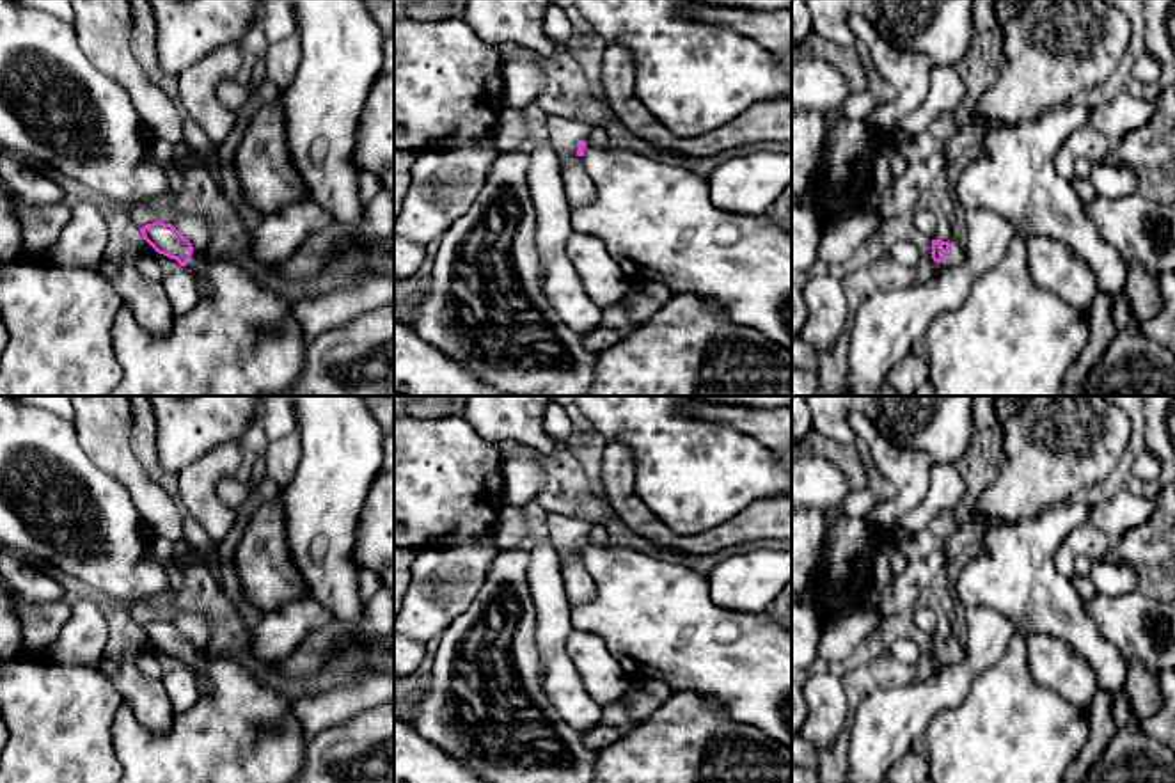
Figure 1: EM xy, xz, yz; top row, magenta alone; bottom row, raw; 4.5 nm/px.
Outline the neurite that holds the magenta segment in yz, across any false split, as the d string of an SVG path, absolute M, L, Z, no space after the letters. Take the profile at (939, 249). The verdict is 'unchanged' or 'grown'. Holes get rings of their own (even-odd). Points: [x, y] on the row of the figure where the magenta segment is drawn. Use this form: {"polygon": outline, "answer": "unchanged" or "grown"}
{"polygon": "M932 240L932 259L939 265L939 270L951 270L966 263L966 250L955 240L937 241Z", "answer": "grown"}

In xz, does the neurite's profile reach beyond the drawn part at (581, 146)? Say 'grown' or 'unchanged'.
grown

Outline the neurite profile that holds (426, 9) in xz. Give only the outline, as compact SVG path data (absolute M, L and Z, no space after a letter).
M421 0L408 5L408 18L417 21L438 21L461 18L467 0Z

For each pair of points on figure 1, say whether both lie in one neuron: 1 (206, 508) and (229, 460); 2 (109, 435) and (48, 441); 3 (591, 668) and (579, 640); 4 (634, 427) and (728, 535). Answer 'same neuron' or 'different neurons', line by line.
1: same neuron
2: different neurons
3: same neuron
4: different neurons

